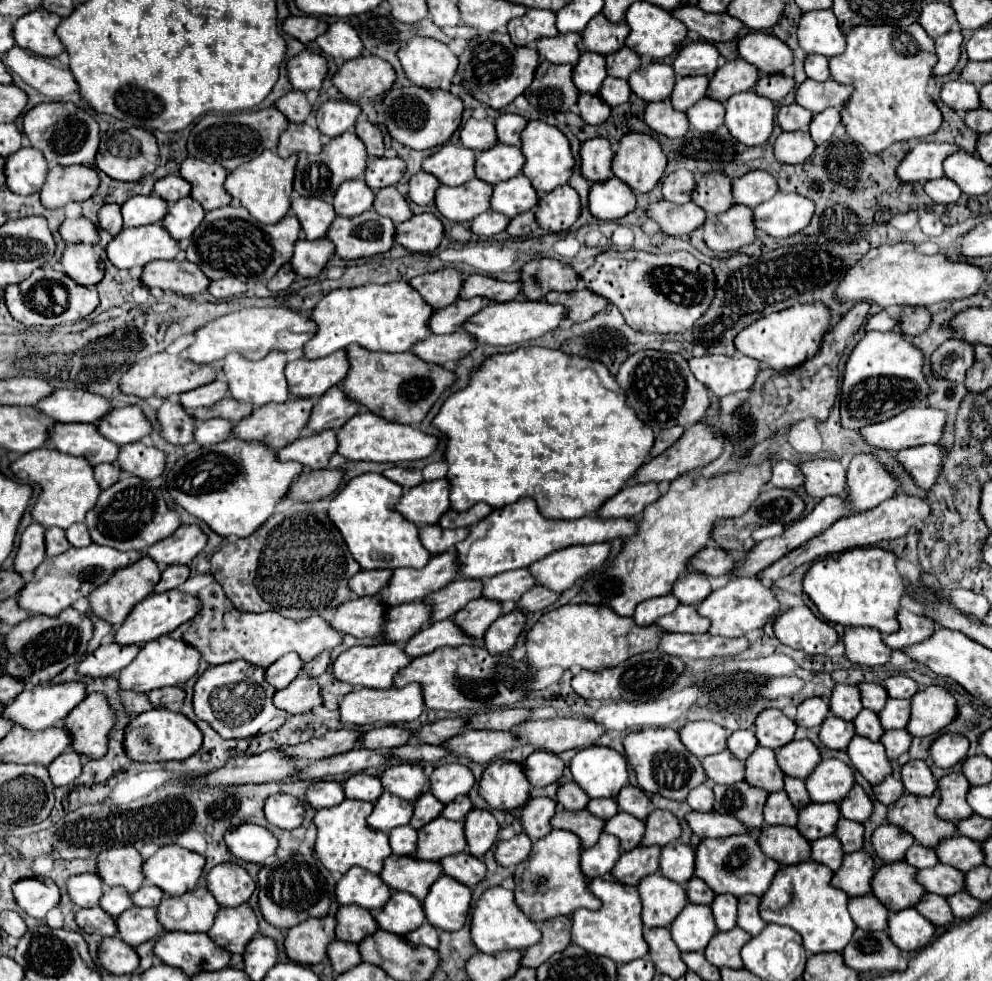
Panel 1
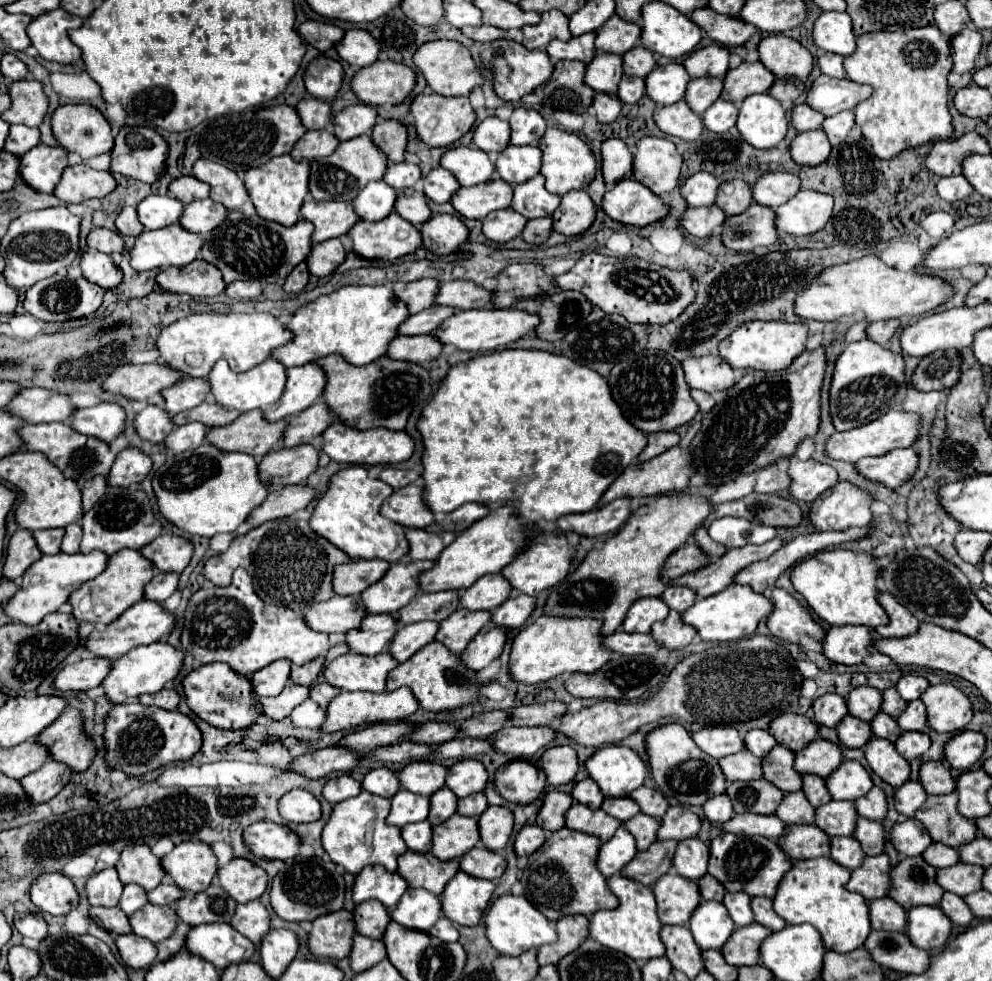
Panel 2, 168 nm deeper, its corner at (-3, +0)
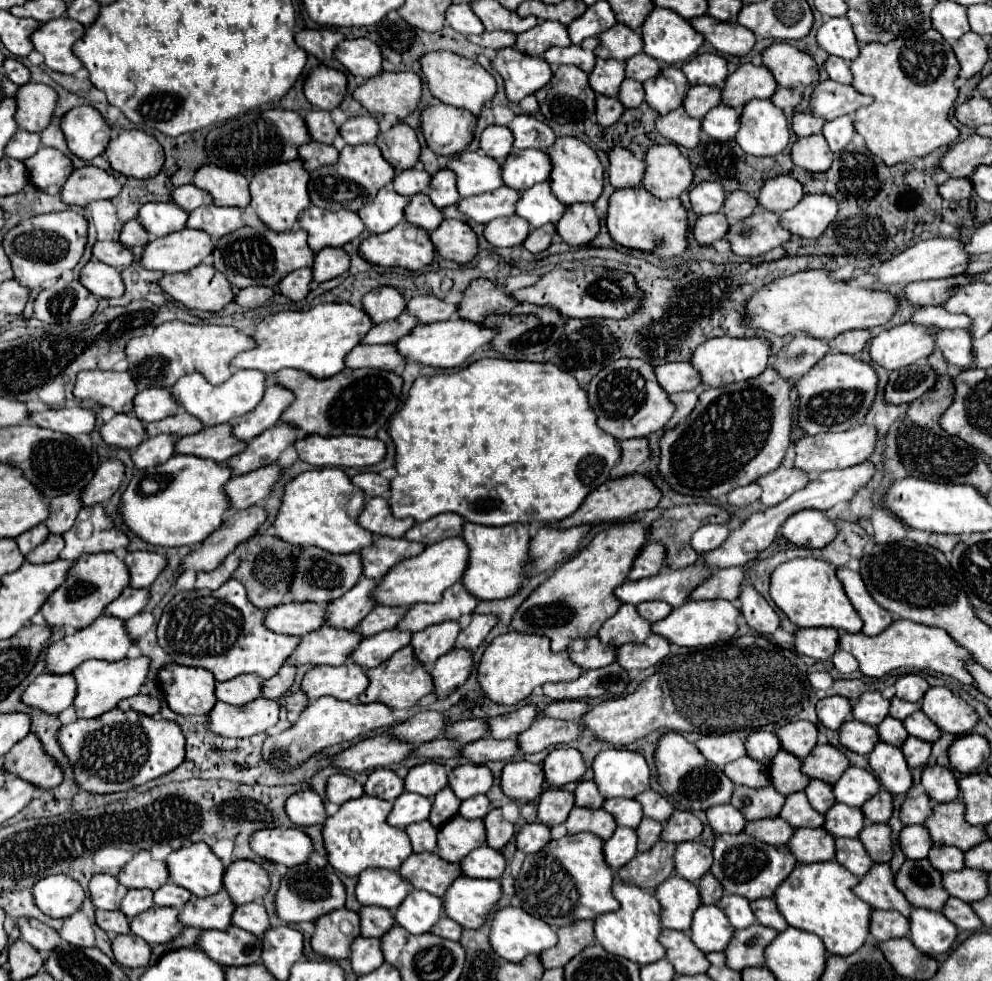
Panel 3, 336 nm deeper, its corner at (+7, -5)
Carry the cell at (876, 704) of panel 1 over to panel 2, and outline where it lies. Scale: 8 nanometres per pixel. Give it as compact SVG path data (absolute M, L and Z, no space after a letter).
M887 688L883 692L883 710L889 716L895 716L897 718L905 708L907 708L907 700L903 700L895 688Z

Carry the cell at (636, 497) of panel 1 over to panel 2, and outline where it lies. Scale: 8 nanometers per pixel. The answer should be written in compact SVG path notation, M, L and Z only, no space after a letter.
M615 500L599 510L591 510L585 514L569 514L561 516L555 526L563 534L579 534L579 536L605 536L617 532L623 522L629 518L629 500Z

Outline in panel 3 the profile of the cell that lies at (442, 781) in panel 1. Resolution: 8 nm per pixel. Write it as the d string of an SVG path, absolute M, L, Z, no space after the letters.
M459 765L449 773L449 787L463 801L487 793L493 785L493 775L485 765Z

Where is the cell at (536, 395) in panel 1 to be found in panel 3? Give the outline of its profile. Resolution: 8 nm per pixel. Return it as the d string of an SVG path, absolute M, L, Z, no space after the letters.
M479 359L455 373L441 373L433 377L419 377L415 379L409 399L405 401L403 409L393 417L389 425L389 435L397 447L397 477L391 481L391 497L389 505L395 517L413 517L417 523L427 521L439 513L459 513L471 523L479 525L511 525L511 523L541 523L541 521L561 521L575 513L583 499L601 483L605 483L611 477L611 469L621 459L621 445L615 437L605 433L597 427L595 411L591 409L587 401L587 391L579 387L575 377L569 373L563 373L553 363L531 363L531 361L507 361L507 359Z

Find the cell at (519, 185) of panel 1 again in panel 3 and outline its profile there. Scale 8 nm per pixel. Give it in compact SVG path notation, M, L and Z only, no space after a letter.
M537 183L523 191L515 203L515 215L527 219L531 227L541 227L545 223L557 223L565 213L565 205L557 201L551 193L549 183Z

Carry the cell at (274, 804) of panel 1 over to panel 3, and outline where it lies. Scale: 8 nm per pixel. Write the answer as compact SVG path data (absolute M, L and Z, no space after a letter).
M299 791L285 801L285 813L297 827L309 827L325 821L325 807L317 793Z

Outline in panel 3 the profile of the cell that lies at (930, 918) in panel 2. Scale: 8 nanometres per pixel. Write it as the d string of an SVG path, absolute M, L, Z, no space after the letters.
M913 909L909 923L909 939L919 951L931 957L947 953L957 937L957 927L941 911Z

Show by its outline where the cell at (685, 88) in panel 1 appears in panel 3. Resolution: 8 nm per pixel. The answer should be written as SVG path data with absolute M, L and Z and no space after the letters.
M693 85L683 101L683 107L687 113L695 119L701 119L711 107L719 105L721 101L721 89L709 87L709 85Z

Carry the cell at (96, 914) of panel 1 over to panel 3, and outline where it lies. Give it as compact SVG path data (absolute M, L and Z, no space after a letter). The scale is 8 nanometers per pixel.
M95 911L95 923L109 935L131 933L129 919L121 911Z

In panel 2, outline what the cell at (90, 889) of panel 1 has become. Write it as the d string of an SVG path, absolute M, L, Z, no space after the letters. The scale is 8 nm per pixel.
M105 868L89 878L87 896L91 906L117 906L123 894L123 884L115 868Z

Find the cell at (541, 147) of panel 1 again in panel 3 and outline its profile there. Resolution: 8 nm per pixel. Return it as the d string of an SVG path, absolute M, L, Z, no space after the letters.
M557 137L555 145L551 145L551 149L547 149L547 155L551 157L551 177L549 177L549 185L551 185L551 193L555 193L555 197L559 201L563 201L563 205L573 205L573 203L593 203L603 189L603 165L599 163L595 151L575 139L575 137Z

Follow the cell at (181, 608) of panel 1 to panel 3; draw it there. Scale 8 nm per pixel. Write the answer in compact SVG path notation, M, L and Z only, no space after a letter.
M101 615L97 621L93 621L89 627L75 631L73 635L63 637L61 641L49 645L47 655L45 655L45 663L47 663L47 671L49 673L71 673L71 669L79 667L83 661L89 659L103 659L103 661L121 661L127 657L129 647L135 641L129 637L125 621L119 617L107 617Z

